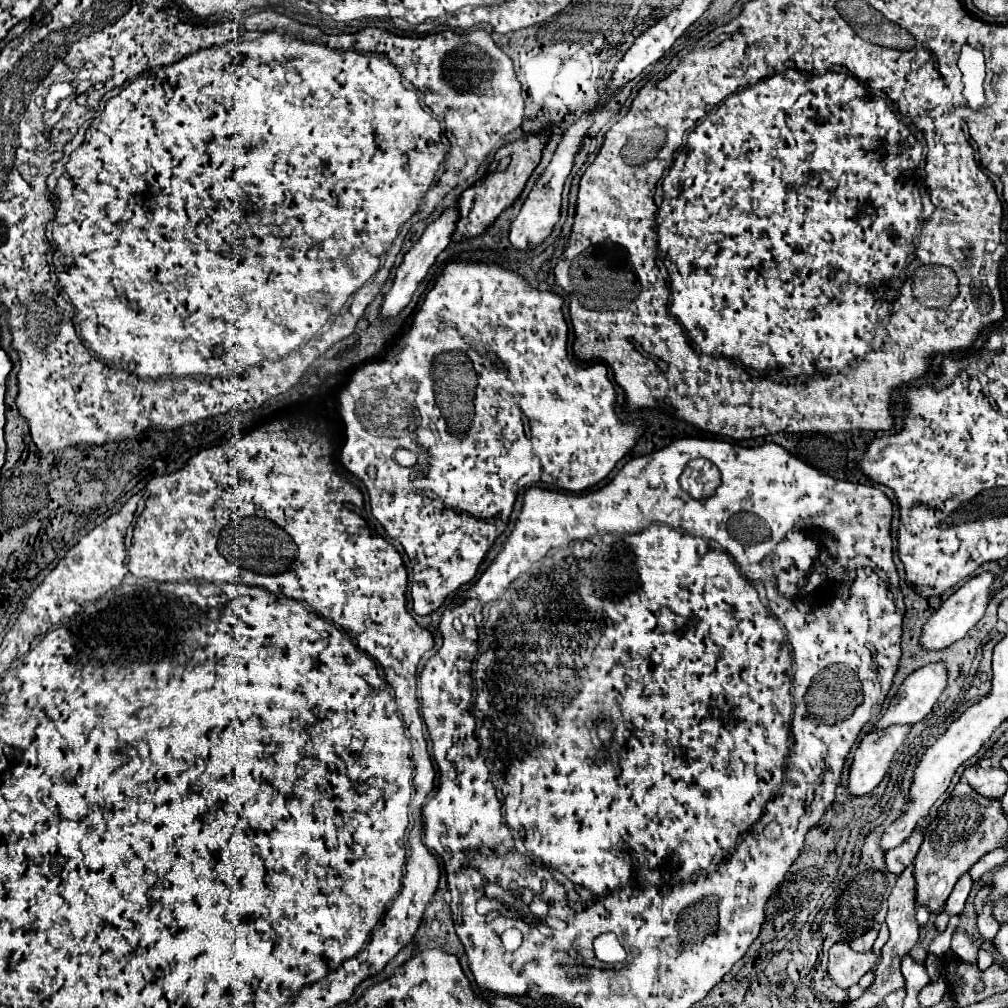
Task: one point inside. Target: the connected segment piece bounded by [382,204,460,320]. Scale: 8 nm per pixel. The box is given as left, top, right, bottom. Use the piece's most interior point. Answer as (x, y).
(417, 262)

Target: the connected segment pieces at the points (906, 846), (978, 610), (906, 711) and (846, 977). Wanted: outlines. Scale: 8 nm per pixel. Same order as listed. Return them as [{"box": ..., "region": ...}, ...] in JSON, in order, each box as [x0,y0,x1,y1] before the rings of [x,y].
[{"box":[884,830,922,876],"region":[[[914,830],[914,834],[912,834],[902,846],[898,846],[898,848],[894,848],[894,850],[888,850],[888,854],[884,854],[888,872],[900,876],[900,874],[904,872],[904,868],[914,862],[920,844],[922,844],[922,832]]]},{"box":[920,574,994,650],"region":[[[980,574],[976,578],[970,578],[962,588],[958,588],[954,594],[950,594],[942,606],[926,620],[926,624],[922,626],[922,634],[920,634],[920,646],[924,650],[942,650],[948,648],[952,642],[964,638],[968,634],[970,628],[976,626],[976,622],[984,616],[984,610],[988,606],[988,590],[990,584],[994,582],[994,574]]]},{"box":[874,664,948,730],"region":[[[928,664],[912,672],[898,688],[884,716],[874,724],[874,730],[886,730],[896,724],[912,726],[924,720],[938,696],[944,692],[946,680],[948,674],[942,664]]]},{"box":[828,942,880,988],"region":[[[838,942],[830,948],[828,972],[840,988],[850,988],[878,964],[880,956],[874,952],[856,952],[848,942]]]}]

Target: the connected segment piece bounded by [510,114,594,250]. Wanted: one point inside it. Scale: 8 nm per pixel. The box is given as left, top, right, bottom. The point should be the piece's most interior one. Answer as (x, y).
(541, 210)

